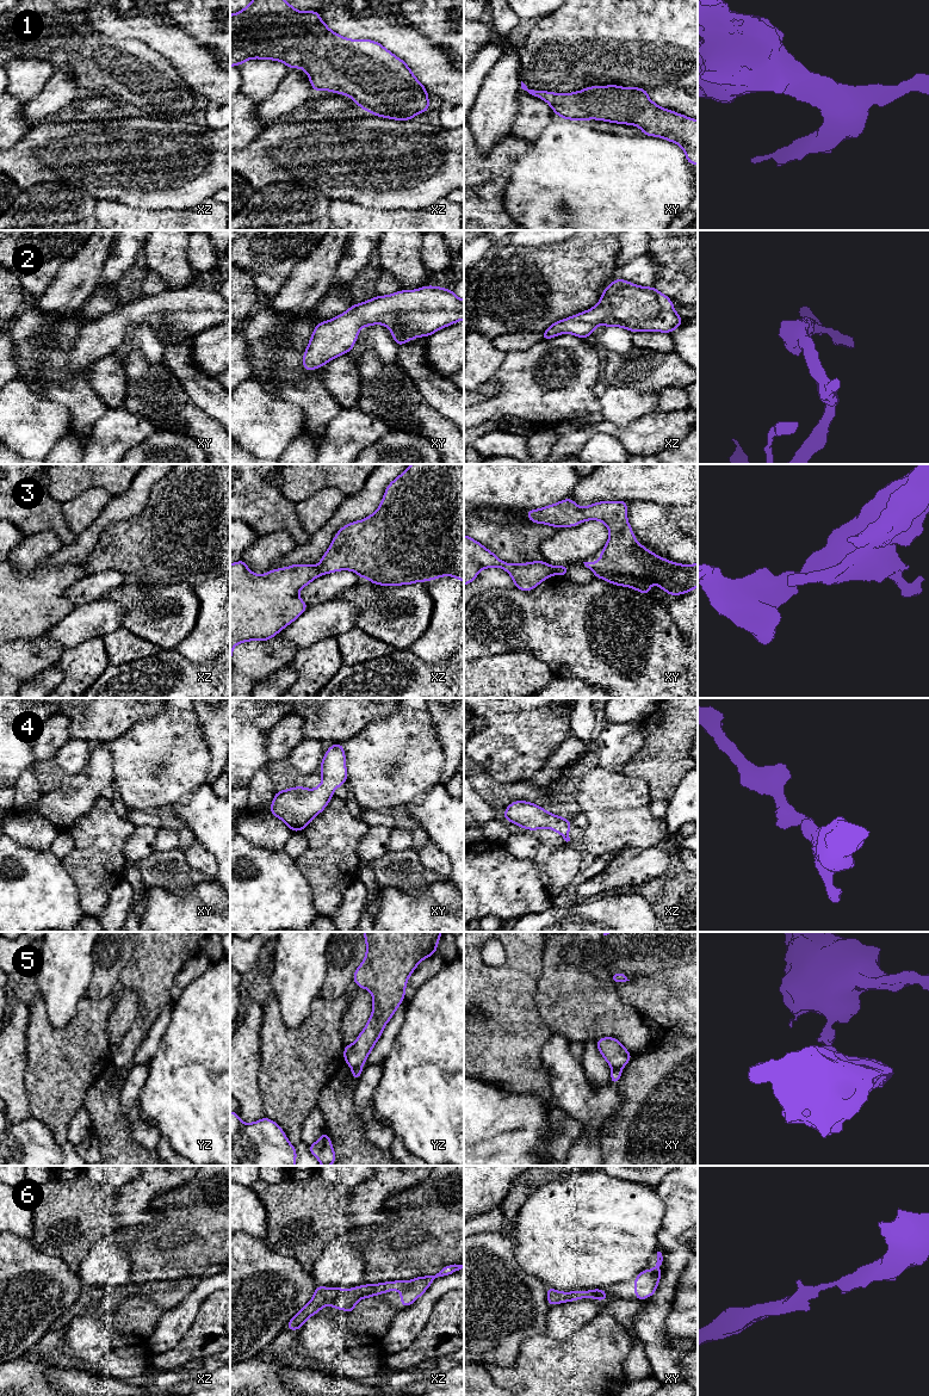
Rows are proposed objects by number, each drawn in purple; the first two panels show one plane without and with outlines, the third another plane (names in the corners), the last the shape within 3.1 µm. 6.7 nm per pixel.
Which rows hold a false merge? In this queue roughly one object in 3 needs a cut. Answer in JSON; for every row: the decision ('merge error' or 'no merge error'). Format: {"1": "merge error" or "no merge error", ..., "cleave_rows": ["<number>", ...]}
{"1": "no merge error", "2": "no merge error", "3": "merge error", "4": "no merge error", "5": "merge error", "6": "no merge error", "cleave_rows": ["3", "5"]}

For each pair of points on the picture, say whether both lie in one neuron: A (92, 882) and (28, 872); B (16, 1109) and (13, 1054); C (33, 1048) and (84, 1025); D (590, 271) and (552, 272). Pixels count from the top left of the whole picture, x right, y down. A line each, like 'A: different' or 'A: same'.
A: different
B: same
C: same
D: same

